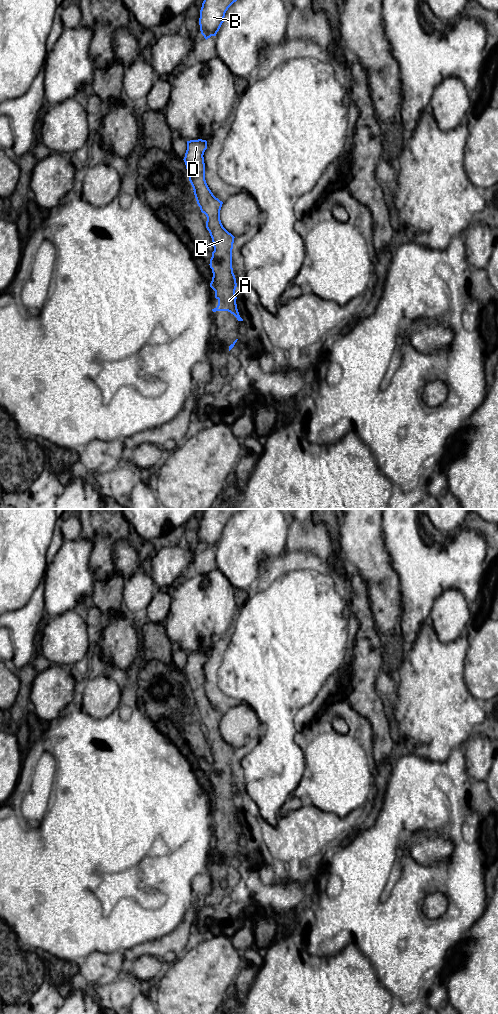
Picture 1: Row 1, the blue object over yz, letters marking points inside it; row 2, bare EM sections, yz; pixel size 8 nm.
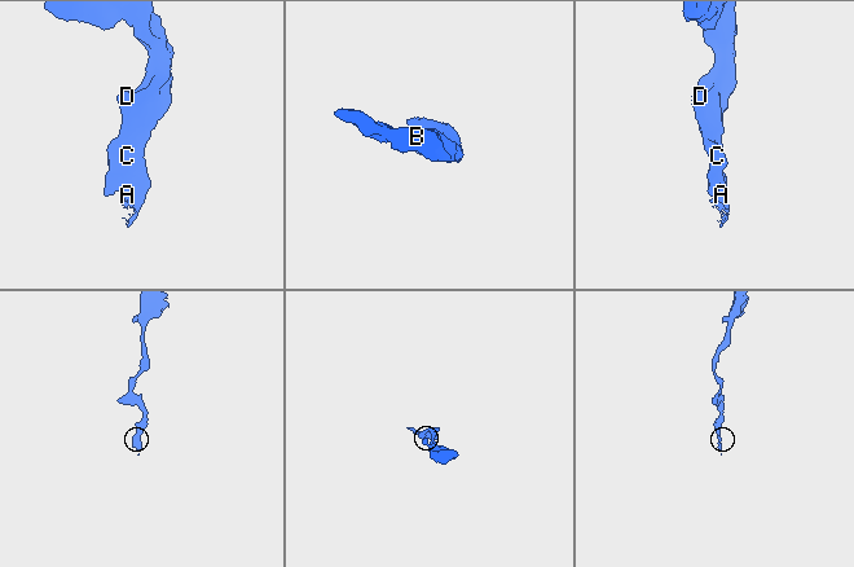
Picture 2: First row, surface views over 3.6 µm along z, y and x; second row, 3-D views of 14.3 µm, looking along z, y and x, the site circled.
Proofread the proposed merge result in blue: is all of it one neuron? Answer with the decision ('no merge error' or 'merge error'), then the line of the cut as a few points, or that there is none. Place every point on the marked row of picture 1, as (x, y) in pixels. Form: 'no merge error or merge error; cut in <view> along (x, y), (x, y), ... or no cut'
no merge error; no cut

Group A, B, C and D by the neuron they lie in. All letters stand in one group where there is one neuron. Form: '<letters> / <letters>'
A B C D

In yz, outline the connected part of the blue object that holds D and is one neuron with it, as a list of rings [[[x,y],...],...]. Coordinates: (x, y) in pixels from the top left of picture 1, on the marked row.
[[[206,140],[187,141],[187,150],[183,160],[189,173],[189,181],[193,187],[197,204],[207,217],[206,228],[214,247],[209,264],[213,273],[210,287],[215,291],[218,305],[212,311],[228,311],[238,321],[243,321],[237,309],[235,295],[237,283],[232,268],[232,249],[235,237],[223,227],[220,220],[223,202],[213,195],[205,180],[203,155],[206,149]]]

